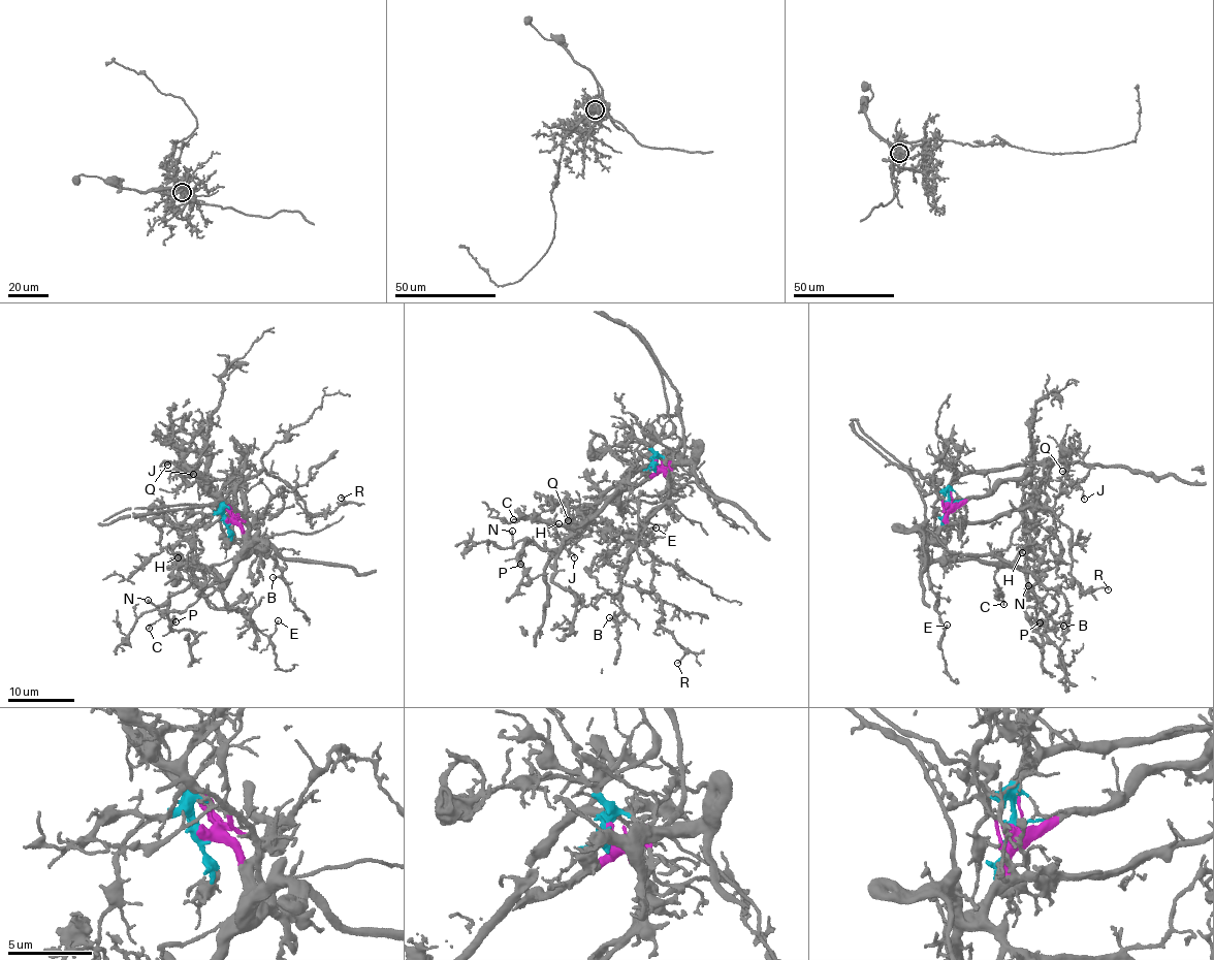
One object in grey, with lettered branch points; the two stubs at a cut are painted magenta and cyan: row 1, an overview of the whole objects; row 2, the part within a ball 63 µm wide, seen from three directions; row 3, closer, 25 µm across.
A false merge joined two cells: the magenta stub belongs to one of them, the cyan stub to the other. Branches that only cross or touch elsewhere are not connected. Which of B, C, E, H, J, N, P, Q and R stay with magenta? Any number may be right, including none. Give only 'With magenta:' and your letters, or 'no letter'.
With magenta: B, C, E, H, N, P, R

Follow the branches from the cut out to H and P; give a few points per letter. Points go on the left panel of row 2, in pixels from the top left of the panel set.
H: (227, 520), (240, 528), (243, 541), (227, 580), (214, 567), (202, 564), (181, 568), (177, 563), (177, 557)
P: (227, 520), (243, 541), (236, 564), (227, 580), (204, 564), (194, 571), (168, 600), (176, 621)

